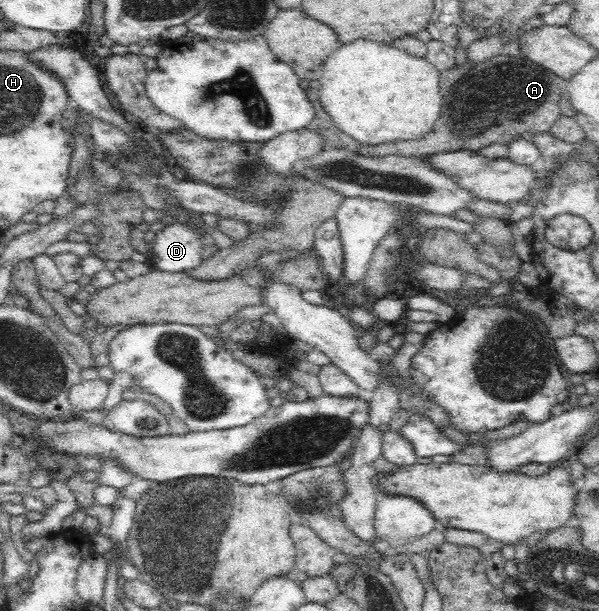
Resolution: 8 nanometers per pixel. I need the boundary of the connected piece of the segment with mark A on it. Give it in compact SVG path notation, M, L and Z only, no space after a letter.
M496 55L474 64L442 96L439 118L434 127L417 140L395 140L375 146L357 144L351 151L361 155L426 157L457 150L478 151L491 143L508 144L515 138L526 138L533 132L547 132L561 114L559 98L566 92L568 81L554 72L518 57Z

